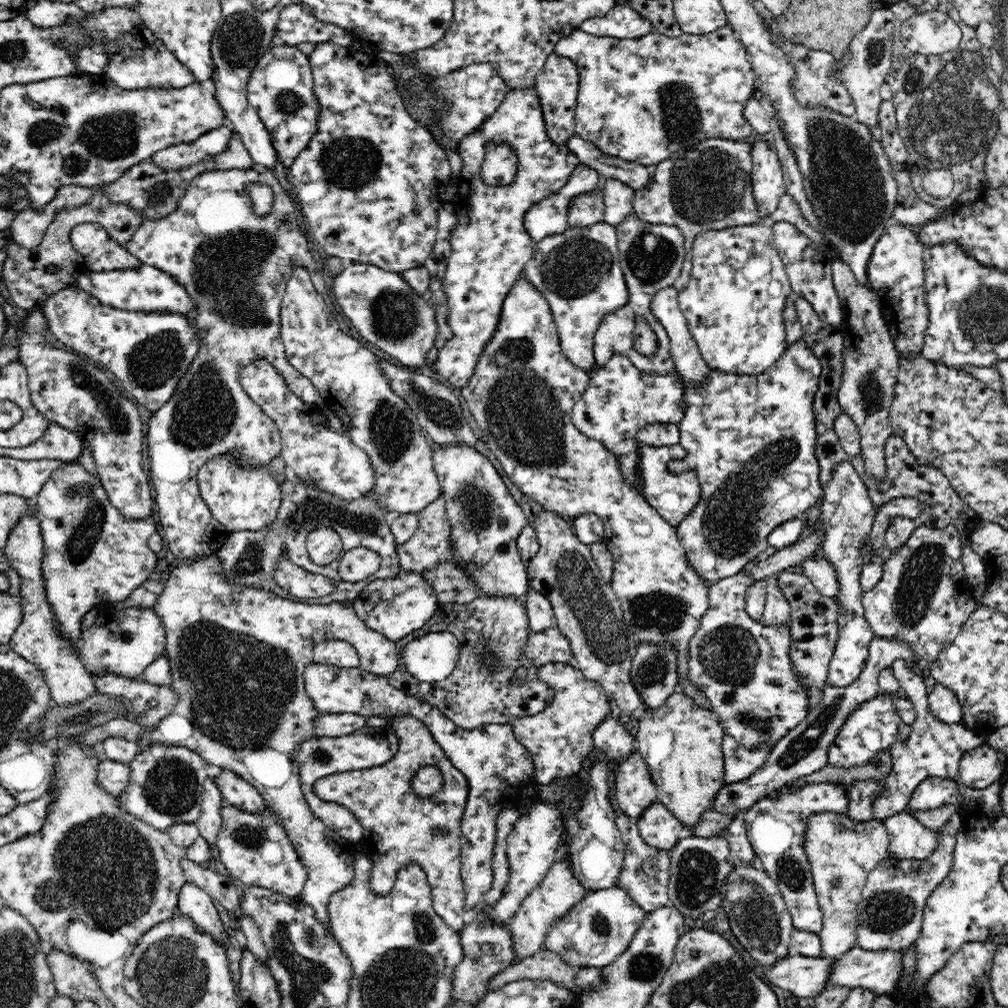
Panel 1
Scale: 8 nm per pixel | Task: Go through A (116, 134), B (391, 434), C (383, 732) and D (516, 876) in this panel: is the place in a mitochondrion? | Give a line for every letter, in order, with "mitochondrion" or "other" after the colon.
A: mitochondrion
B: mitochondrion
C: other
D: other

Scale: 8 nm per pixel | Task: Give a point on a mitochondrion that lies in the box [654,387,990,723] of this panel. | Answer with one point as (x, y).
(730, 526)

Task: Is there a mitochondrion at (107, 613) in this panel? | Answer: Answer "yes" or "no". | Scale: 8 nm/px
no

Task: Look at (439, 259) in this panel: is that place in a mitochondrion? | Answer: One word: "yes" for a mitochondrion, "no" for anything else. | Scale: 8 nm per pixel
no

